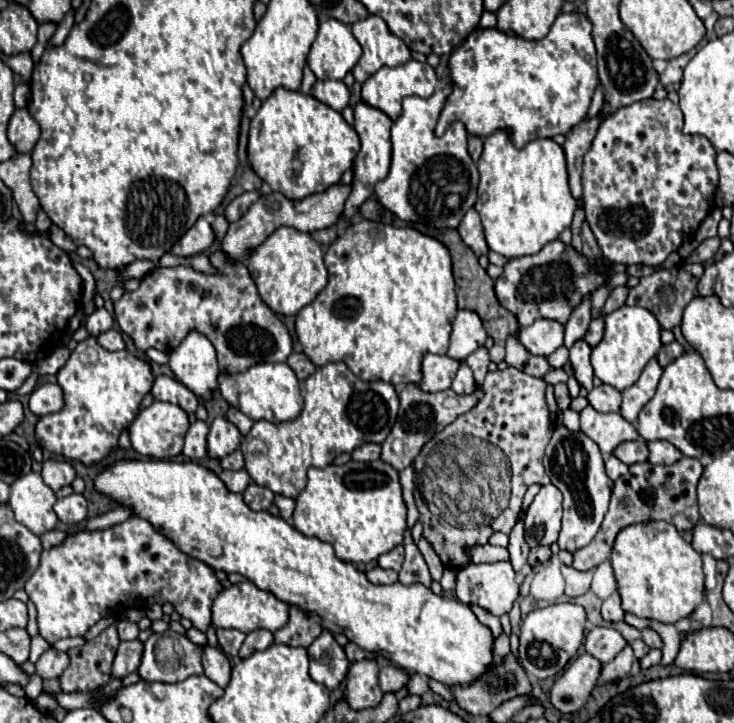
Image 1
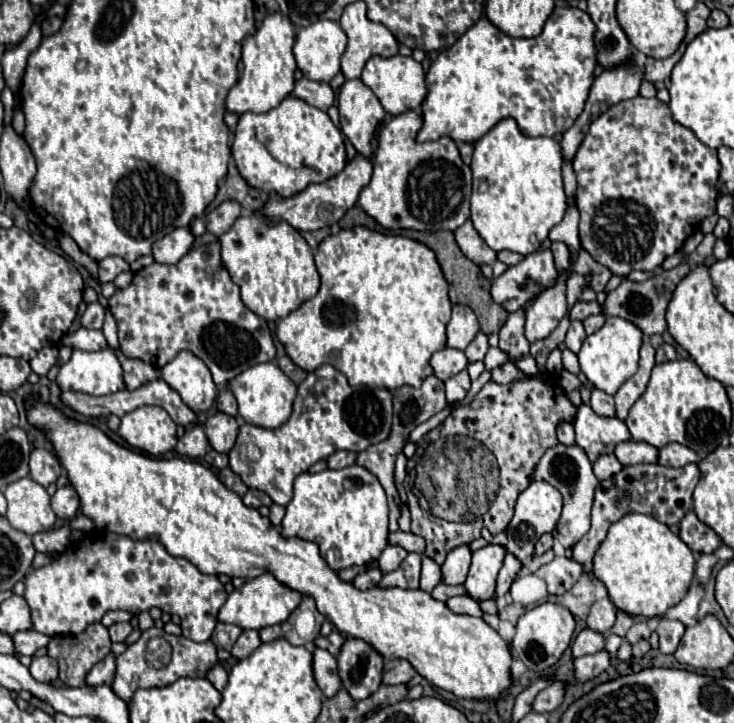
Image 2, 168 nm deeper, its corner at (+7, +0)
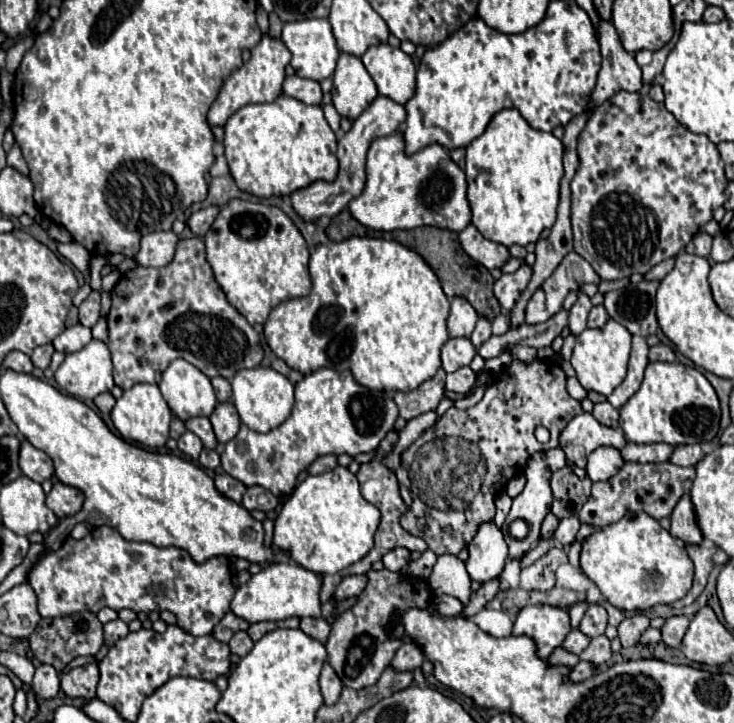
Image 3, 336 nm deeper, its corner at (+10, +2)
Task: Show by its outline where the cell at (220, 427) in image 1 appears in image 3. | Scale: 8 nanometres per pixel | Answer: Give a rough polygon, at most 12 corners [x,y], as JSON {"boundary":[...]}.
{"boundary":[[230,401],[210,415],[218,443],[238,433],[240,417]]}

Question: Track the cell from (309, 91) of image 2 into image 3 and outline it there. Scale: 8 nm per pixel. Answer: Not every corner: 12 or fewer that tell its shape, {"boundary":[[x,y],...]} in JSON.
{"boundary":[[298,75],[284,79],[282,93],[320,105],[320,83]]}

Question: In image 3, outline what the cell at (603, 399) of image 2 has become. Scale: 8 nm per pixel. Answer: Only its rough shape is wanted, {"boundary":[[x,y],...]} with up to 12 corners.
{"boundary":[[608,401],[594,405],[592,415],[606,427],[618,427],[618,409]]}

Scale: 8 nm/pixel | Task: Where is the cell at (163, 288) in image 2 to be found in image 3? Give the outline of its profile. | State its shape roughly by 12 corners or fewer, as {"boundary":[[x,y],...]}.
{"boundary":[[200,237],[112,289],[114,383],[262,361]]}

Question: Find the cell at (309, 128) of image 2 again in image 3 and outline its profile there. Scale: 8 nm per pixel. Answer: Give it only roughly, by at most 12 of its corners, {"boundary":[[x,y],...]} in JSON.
{"boundary":[[288,95],[224,125],[238,189],[268,199],[334,181],[322,107]]}

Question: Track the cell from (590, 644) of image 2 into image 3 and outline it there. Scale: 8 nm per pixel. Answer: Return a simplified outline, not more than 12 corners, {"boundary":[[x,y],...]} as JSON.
{"boundary":[[572,629],[564,639],[562,647],[570,653],[580,655],[590,639]]}

